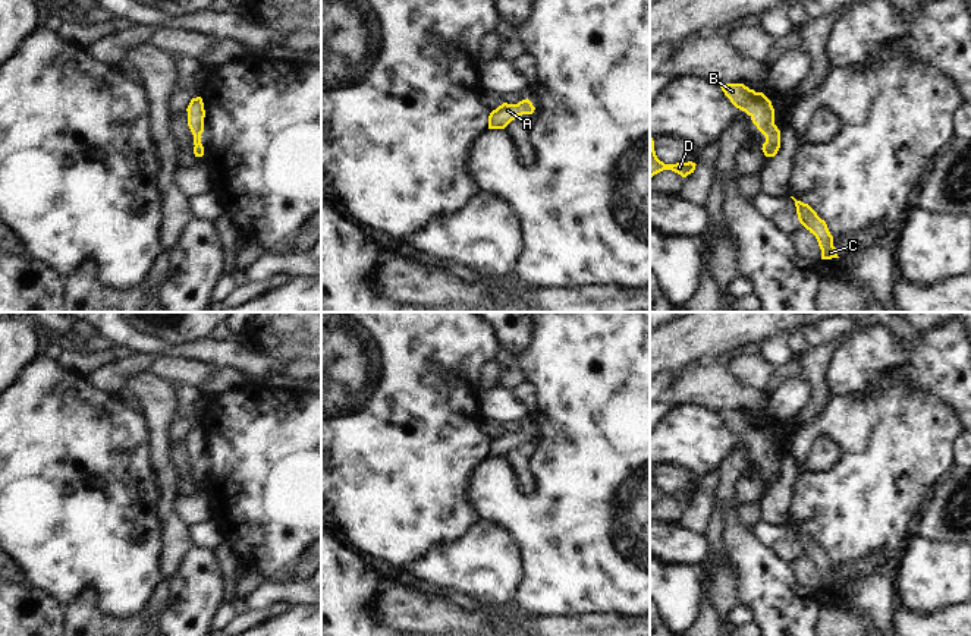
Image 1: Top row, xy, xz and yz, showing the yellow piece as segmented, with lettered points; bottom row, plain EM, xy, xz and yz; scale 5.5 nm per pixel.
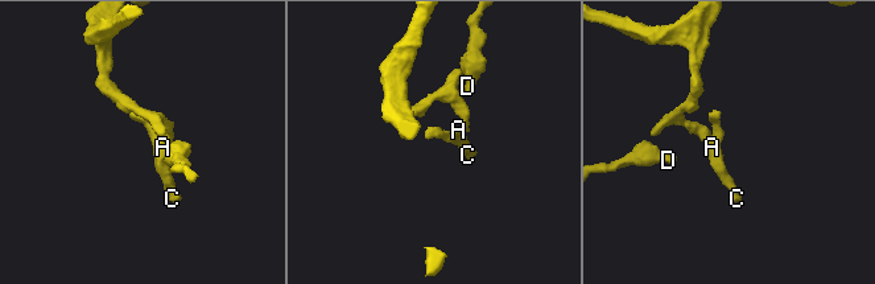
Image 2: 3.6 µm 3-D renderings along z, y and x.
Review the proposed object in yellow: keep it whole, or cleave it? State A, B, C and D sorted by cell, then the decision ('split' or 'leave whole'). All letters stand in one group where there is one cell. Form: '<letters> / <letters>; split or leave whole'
A B C D; leave whole

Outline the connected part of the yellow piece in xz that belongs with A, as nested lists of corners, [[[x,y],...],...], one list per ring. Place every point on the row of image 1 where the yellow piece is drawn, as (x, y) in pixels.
[[[527,98],[518,104],[503,103],[488,116],[488,129],[505,129],[512,120],[522,114],[532,114],[535,107]]]

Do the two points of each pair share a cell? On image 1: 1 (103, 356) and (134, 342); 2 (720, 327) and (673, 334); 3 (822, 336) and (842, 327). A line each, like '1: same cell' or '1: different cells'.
1: different cells
2: same cell
3: same cell

